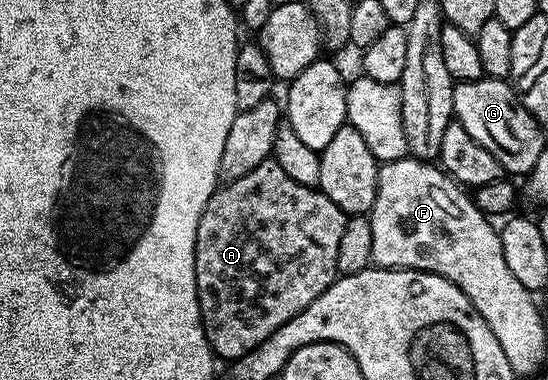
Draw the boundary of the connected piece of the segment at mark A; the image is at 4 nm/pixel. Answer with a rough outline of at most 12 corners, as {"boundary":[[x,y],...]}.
{"boundary":[[271,158],[217,187],[194,274],[221,361],[338,276],[345,219]]}

